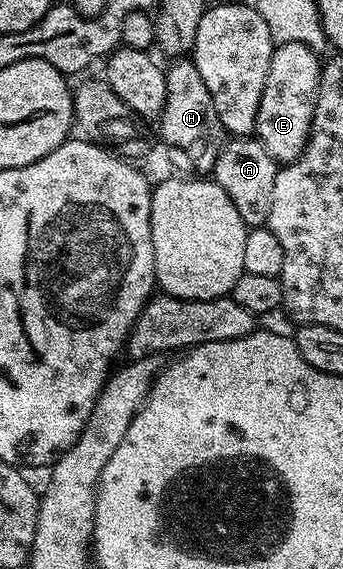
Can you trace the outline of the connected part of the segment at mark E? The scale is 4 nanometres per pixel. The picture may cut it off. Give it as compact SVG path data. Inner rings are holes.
M284 43L275 48L264 83L264 95L260 95L260 111L254 128L256 140L274 161L289 163L304 151L310 138L322 66L319 54L302 43Z

